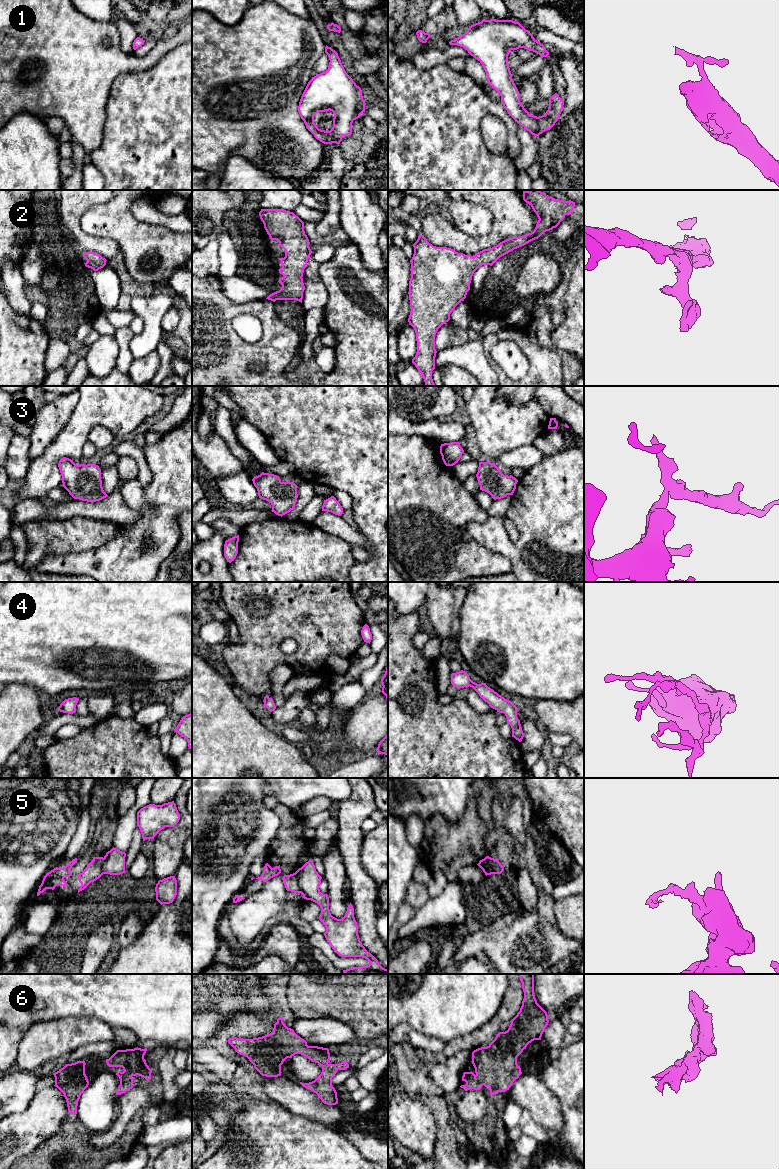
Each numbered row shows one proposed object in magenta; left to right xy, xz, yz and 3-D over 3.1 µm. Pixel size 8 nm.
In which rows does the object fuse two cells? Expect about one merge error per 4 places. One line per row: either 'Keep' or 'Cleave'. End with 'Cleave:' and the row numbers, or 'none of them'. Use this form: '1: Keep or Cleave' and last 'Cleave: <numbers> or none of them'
1: Keep
2: Keep
3: Keep
4: Keep
5: Cleave
6: Keep
Cleave: 5

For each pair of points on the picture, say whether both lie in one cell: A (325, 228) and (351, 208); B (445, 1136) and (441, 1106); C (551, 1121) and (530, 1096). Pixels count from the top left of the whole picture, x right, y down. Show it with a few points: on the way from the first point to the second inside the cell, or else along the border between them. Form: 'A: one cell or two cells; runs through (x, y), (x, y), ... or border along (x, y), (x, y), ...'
A: two cells; border along (338, 200), (339, 222), (341, 226)
B: one cell; runs through (445, 1129), (441, 1113)
C: one cell; runs through (549, 1115), (536, 1102)

